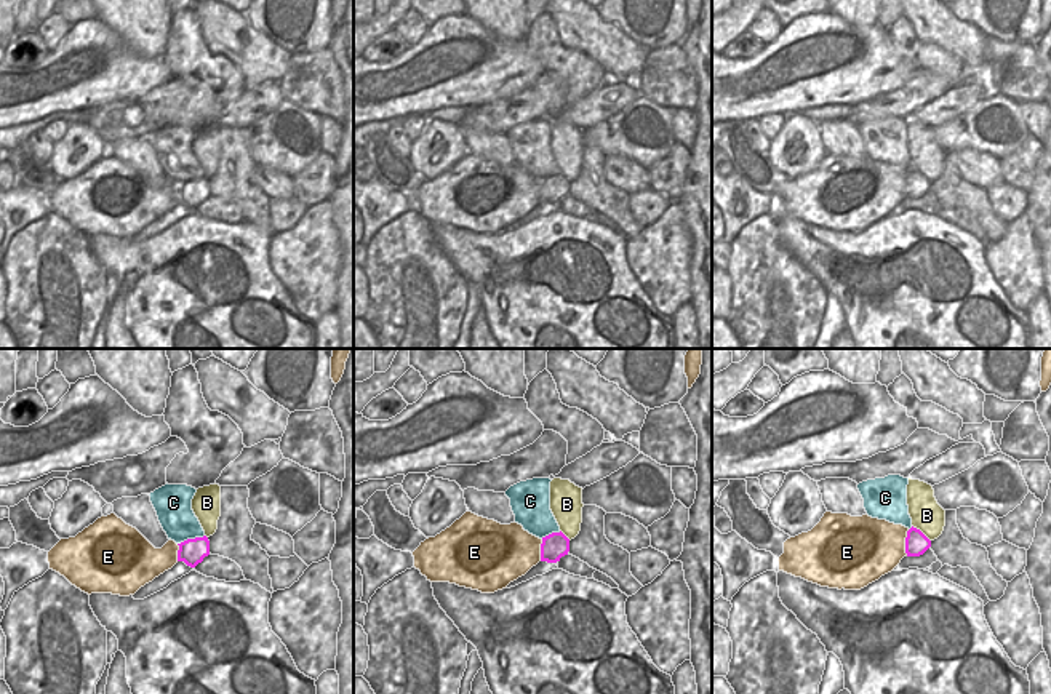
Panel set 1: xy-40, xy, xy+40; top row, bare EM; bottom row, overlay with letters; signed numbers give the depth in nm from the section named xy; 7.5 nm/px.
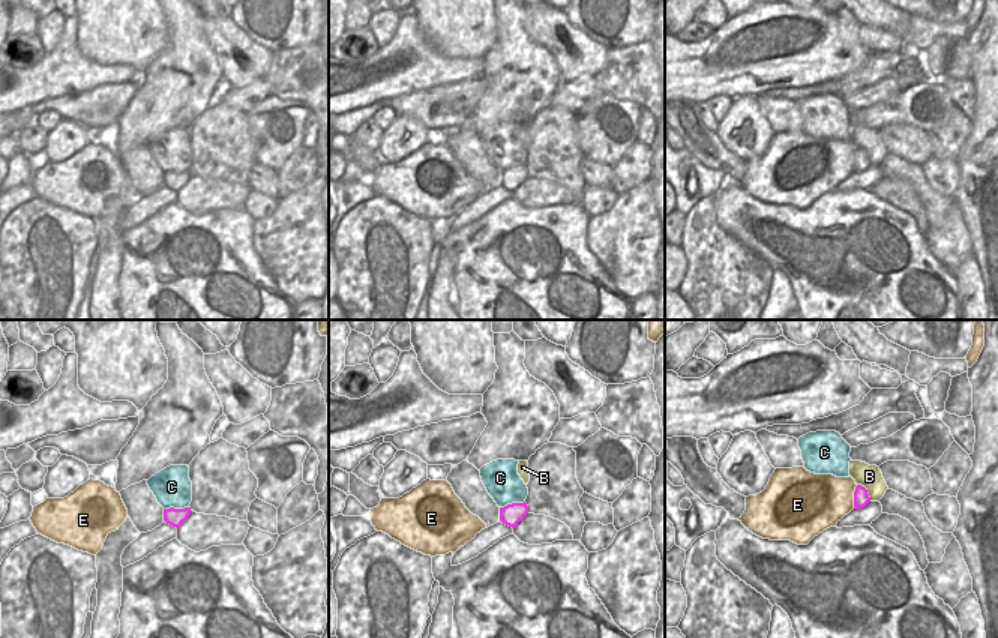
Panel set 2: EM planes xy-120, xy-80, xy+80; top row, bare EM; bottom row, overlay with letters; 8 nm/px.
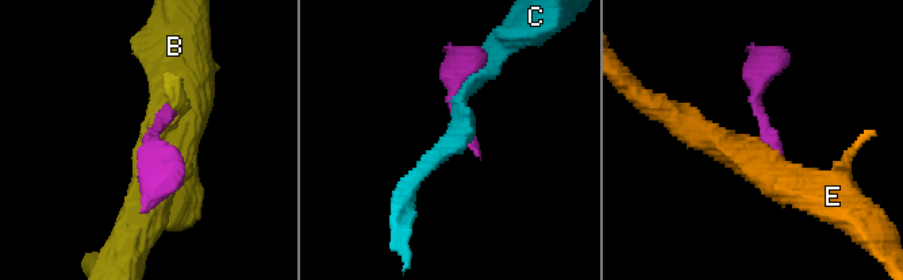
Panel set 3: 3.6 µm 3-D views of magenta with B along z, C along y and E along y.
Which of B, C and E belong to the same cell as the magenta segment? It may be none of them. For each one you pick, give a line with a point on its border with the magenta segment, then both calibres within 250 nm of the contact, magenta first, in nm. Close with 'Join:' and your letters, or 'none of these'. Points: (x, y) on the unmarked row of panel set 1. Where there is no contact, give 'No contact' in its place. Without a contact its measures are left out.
Join: none of these

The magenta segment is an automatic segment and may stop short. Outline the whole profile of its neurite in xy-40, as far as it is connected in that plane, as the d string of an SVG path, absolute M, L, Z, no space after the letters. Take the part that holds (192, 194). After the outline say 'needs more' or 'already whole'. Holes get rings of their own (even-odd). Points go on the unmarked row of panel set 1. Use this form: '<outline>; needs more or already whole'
M206 177L187 181L178 187L178 203L184 203L190 209L195 209L210 197L210 182Z; already whole

